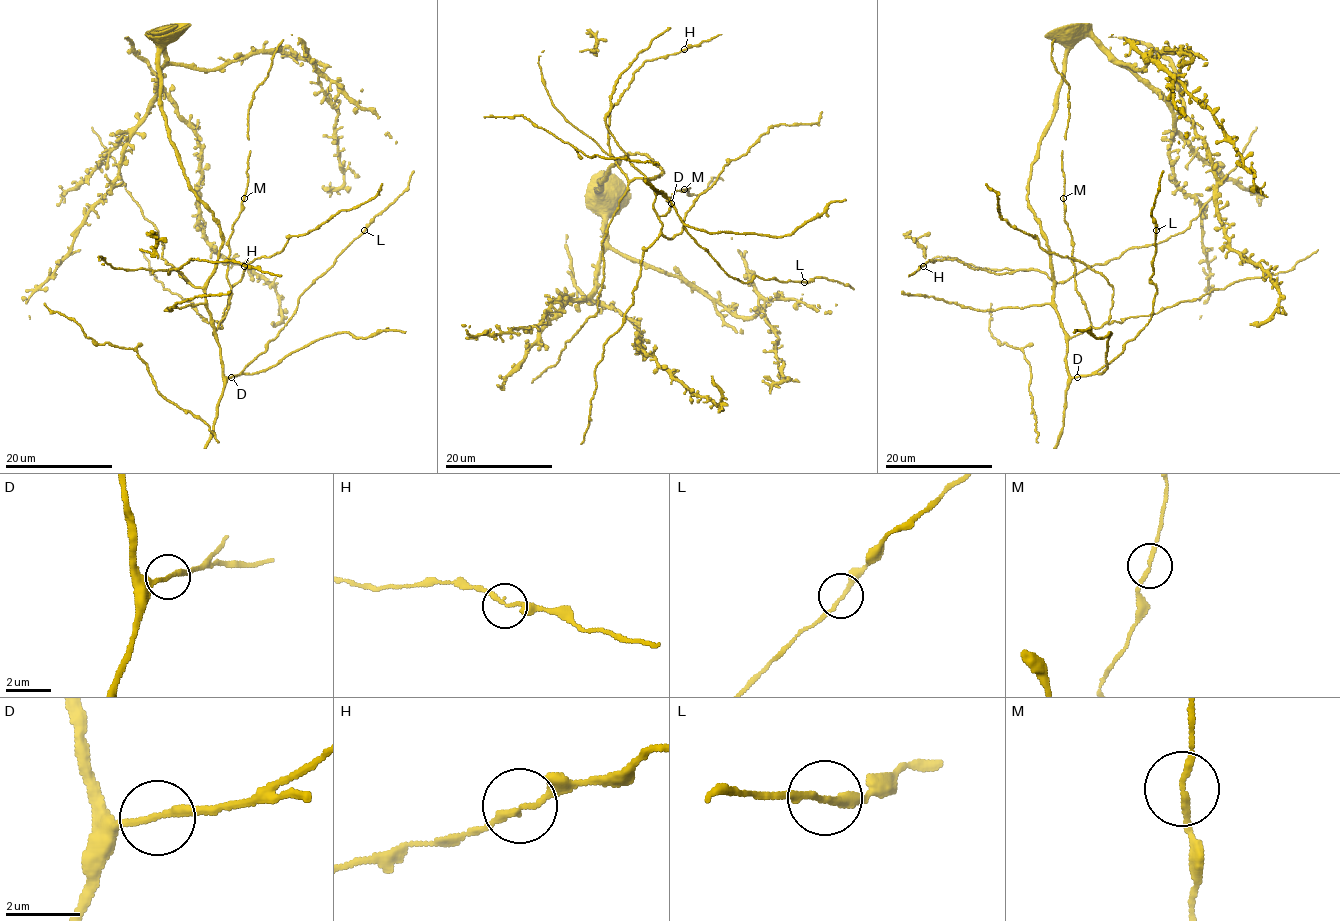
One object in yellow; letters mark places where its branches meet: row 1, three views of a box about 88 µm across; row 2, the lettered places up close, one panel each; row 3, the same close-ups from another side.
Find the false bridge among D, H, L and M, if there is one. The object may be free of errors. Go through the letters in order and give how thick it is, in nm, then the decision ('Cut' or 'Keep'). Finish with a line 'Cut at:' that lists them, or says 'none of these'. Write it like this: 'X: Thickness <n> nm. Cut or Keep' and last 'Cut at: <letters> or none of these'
D: Thickness 180 nm. Keep
H: Thickness 160 nm. Keep
L: Thickness 170 nm. Keep
M: Thickness 170 nm. Keep
Cut at: none of these

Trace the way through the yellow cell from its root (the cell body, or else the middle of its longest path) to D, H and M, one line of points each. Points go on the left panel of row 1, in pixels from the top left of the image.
D: (174, 152), (191, 190), (219, 227), (222, 246), (207, 283), (205, 307), (220, 348), (222, 371), (231, 377)
H: (174, 152), (191, 190), (212, 213), (222, 246), (203, 287), (174, 269), (168, 273), (189, 260), (244, 266)
M: (174, 152), (222, 238), (216, 269), (205, 288), (215, 336), (231, 297), (228, 241), (244, 198)

